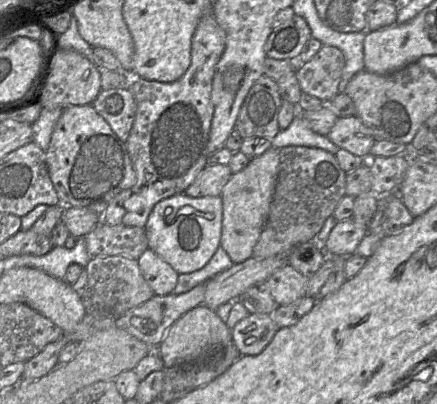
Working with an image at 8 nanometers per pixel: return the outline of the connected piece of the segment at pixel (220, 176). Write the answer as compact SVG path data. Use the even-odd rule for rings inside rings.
M208 164L184 193L193 198L221 196L222 190L231 176L232 172L228 165Z

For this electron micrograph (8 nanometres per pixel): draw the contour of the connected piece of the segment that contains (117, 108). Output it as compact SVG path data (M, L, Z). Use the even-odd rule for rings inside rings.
M120 88L101 90L92 106L114 133L126 142L136 115L136 102L131 91Z

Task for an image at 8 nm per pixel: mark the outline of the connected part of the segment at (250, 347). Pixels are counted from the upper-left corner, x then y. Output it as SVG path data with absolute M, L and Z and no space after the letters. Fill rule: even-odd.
M249 314L231 332L241 355L257 356L272 341L278 329L272 320L272 314Z

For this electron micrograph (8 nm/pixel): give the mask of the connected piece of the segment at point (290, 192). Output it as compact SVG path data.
M287 146L279 150L279 155L279 172L268 218L253 249L252 257L256 259L289 253L296 245L314 238L346 195L347 173L330 152L321 148Z

